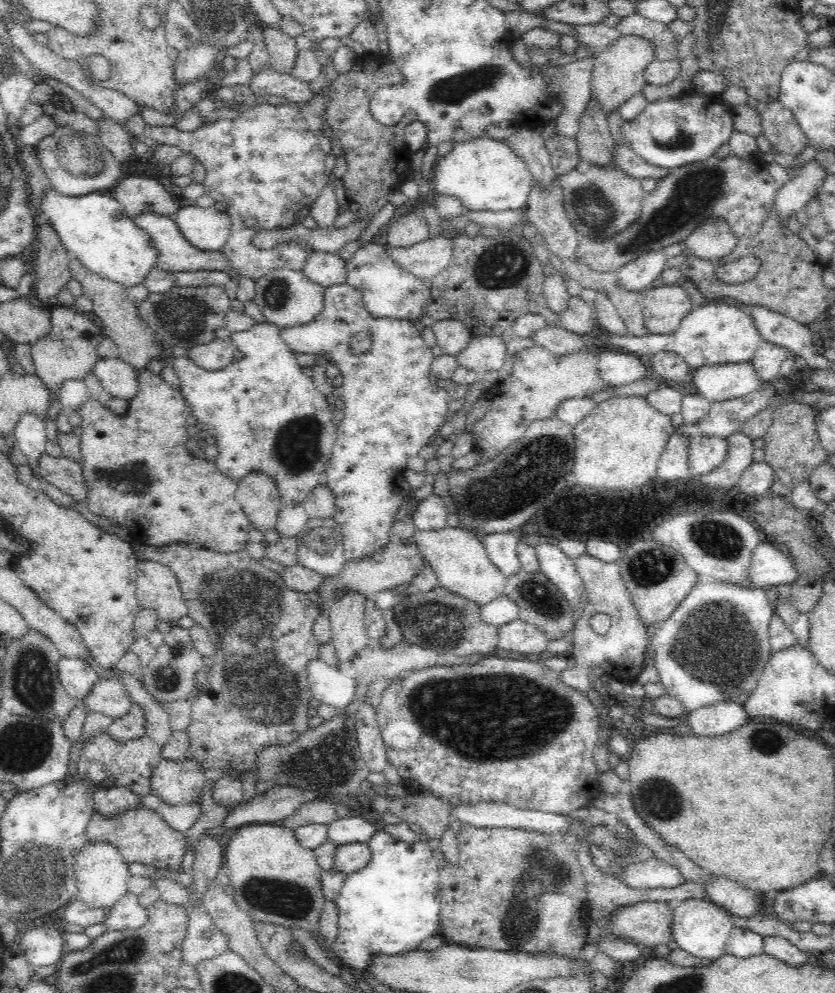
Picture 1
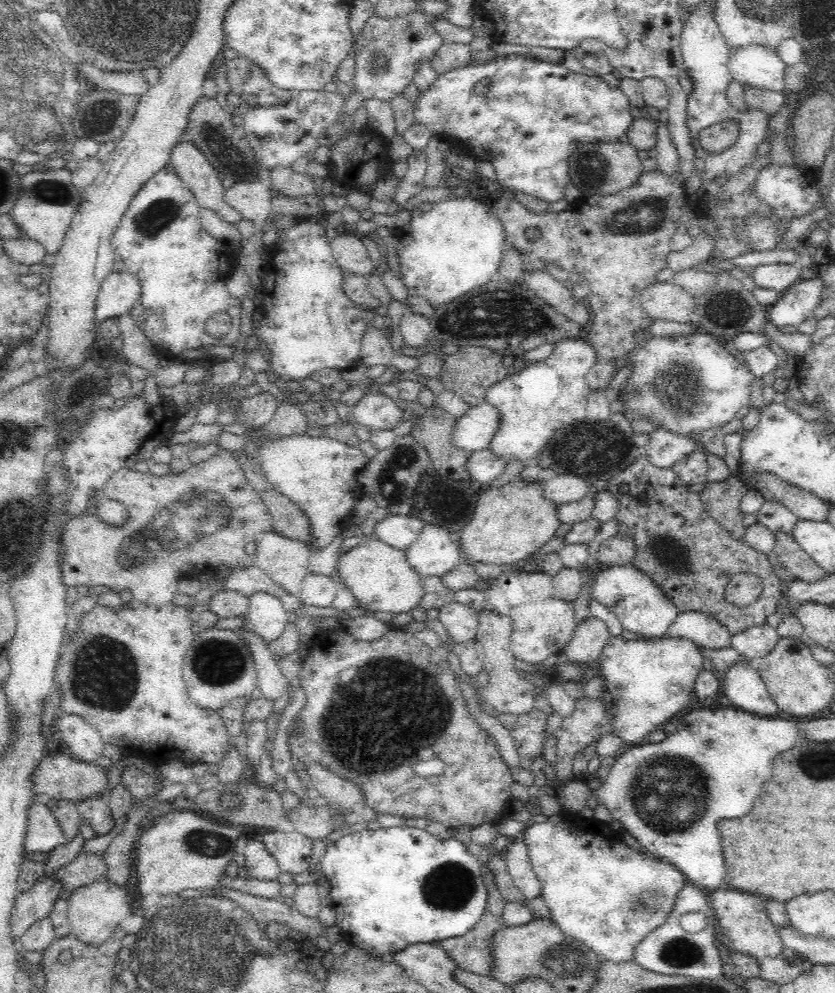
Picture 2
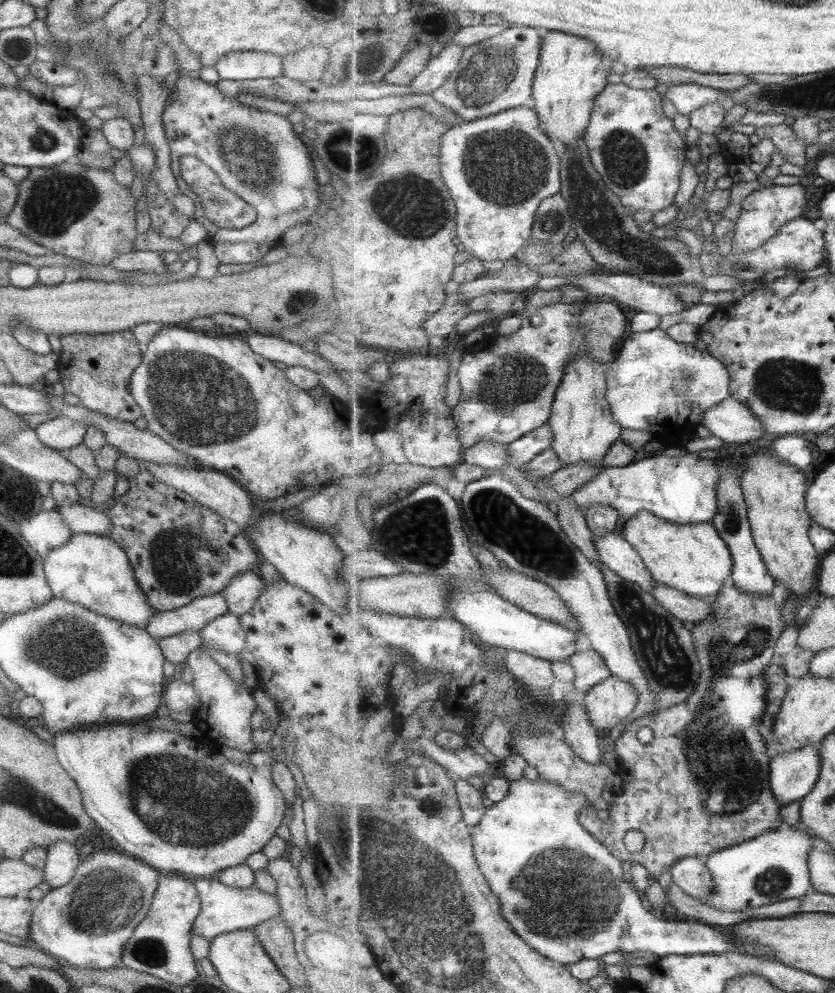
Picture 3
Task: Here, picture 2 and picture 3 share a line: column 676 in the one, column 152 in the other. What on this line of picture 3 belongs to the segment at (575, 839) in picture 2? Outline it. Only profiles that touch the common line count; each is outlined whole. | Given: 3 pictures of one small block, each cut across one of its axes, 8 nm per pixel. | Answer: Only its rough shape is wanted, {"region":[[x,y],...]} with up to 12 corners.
{"region":[[115,850],[34,905],[28,940],[121,966],[161,874]]}

